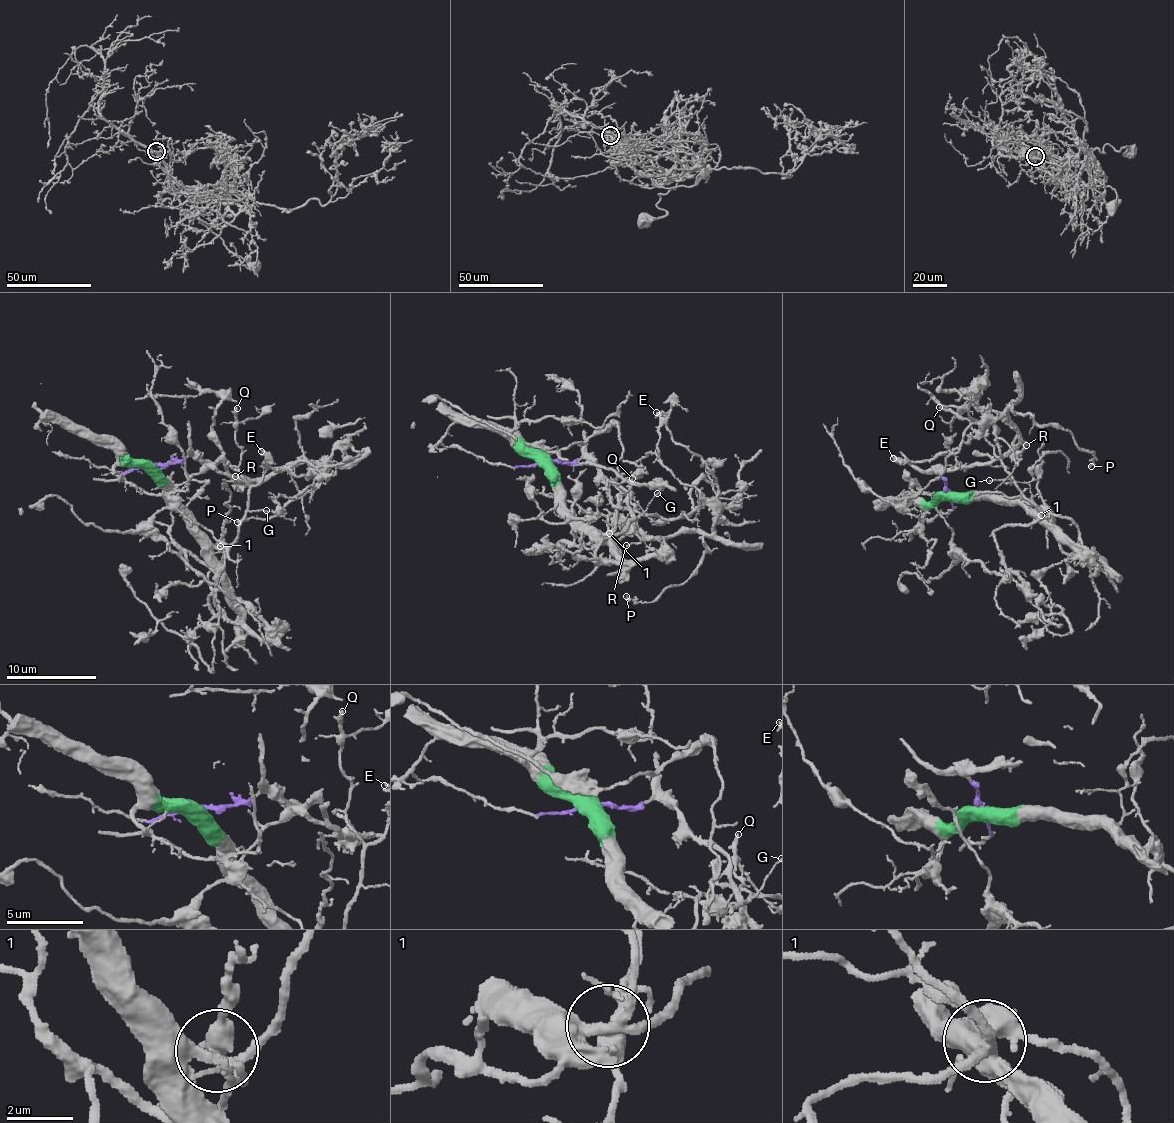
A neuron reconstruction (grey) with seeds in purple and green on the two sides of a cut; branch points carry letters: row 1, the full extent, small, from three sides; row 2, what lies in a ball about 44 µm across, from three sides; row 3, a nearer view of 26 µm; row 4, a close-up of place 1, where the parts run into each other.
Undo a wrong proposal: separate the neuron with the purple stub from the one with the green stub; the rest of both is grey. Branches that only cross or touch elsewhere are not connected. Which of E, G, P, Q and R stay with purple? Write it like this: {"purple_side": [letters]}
{"purple_side": ["E", "P", "R"]}

